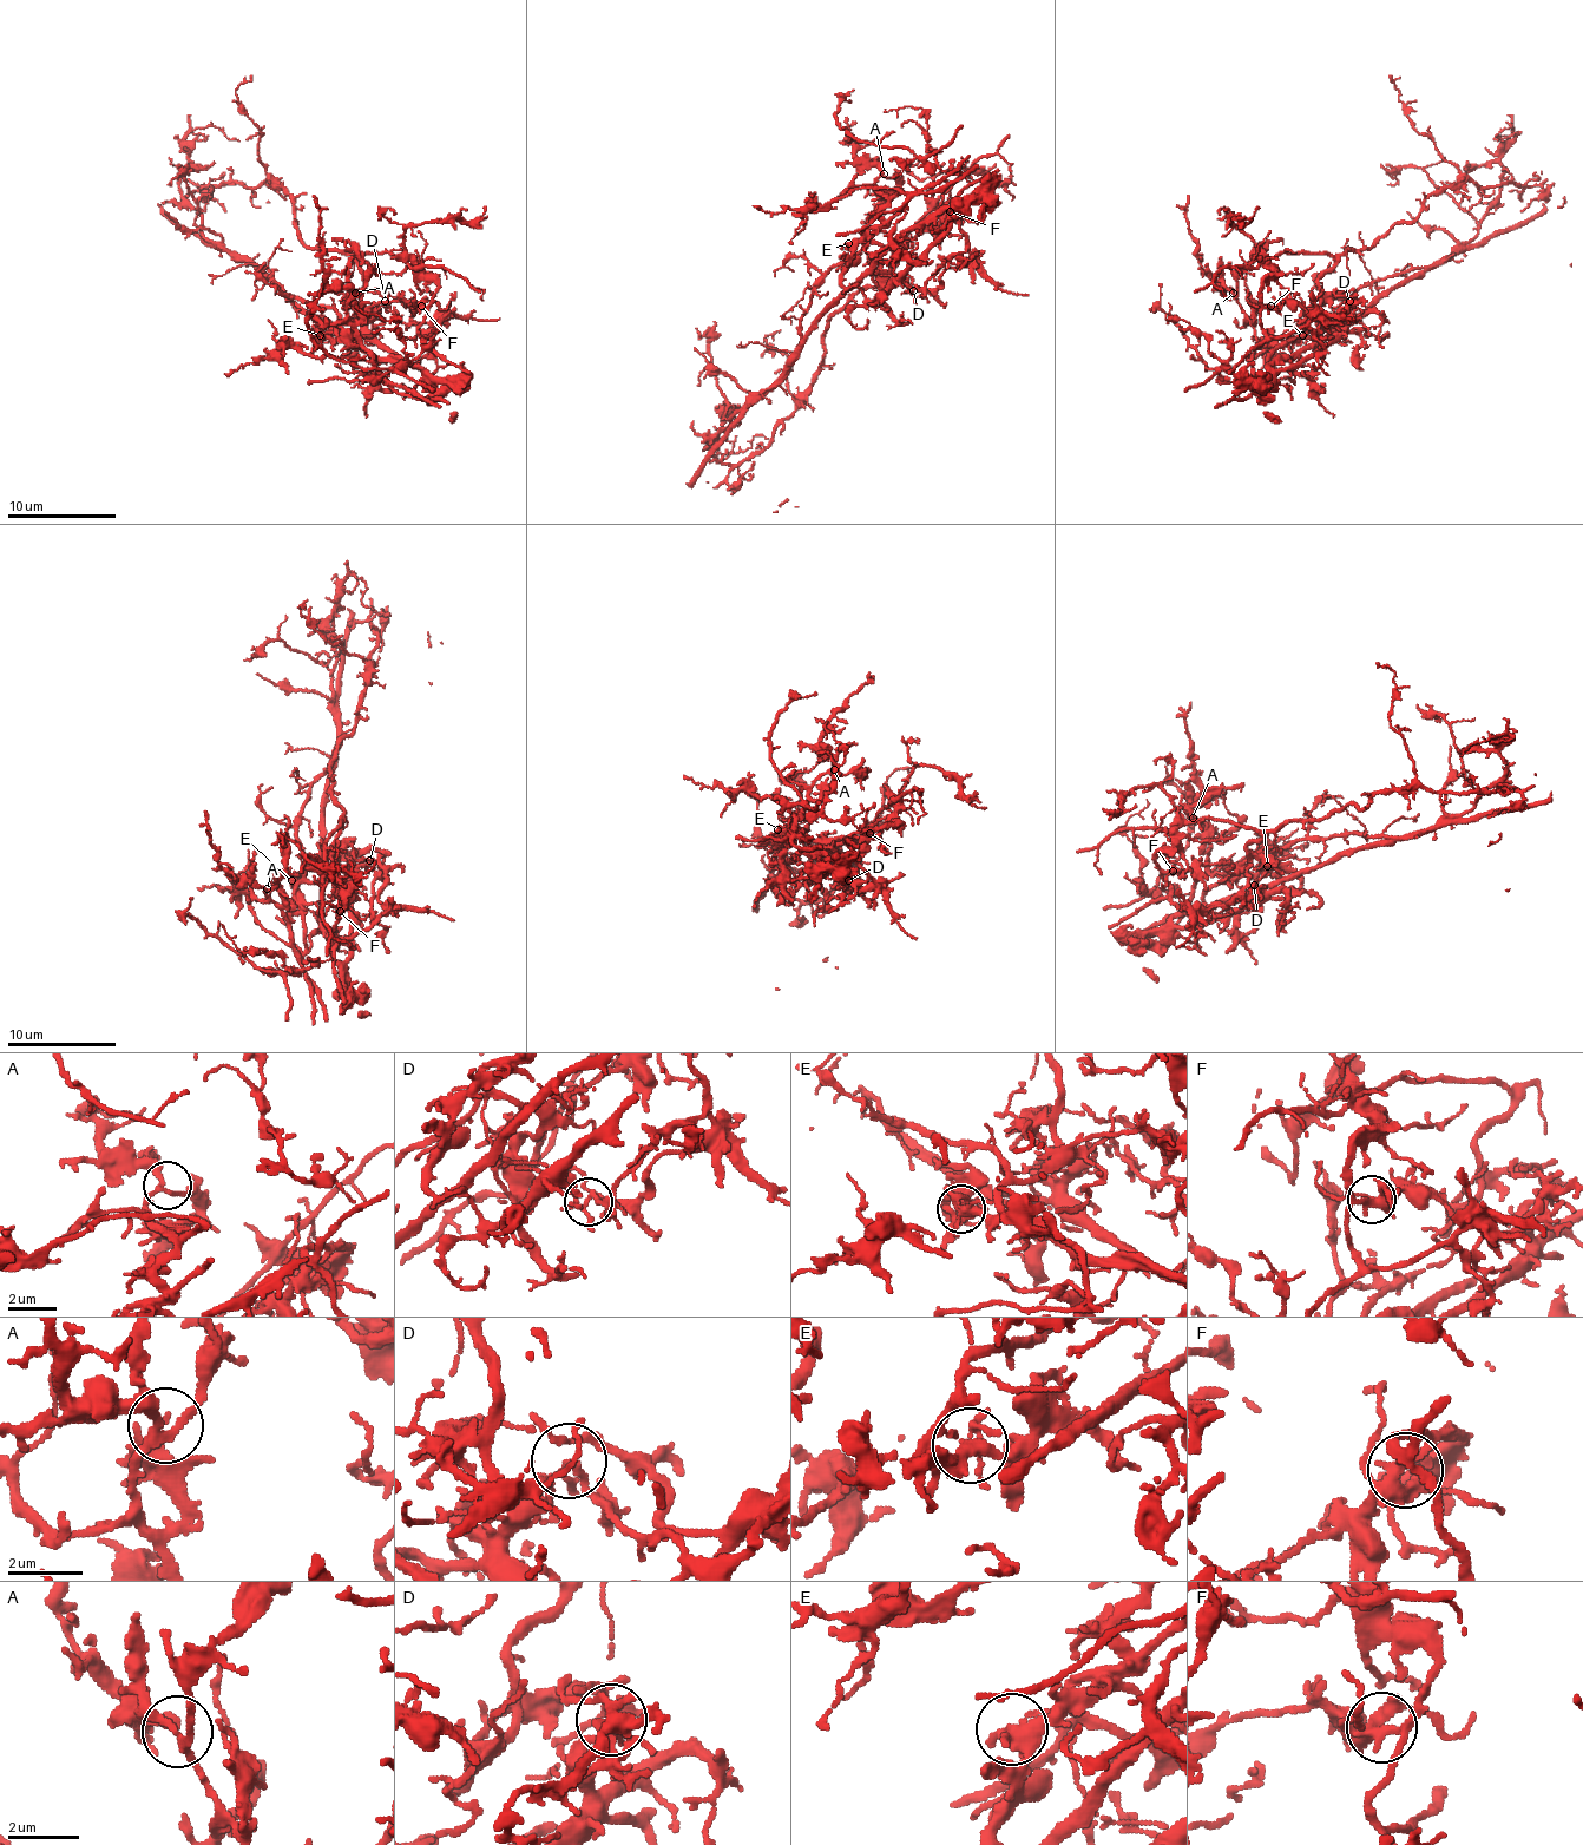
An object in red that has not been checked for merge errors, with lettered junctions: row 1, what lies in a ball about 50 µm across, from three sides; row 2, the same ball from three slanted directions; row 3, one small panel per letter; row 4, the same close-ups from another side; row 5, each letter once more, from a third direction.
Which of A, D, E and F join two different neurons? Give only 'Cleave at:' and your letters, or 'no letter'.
Cleave at: D, E

